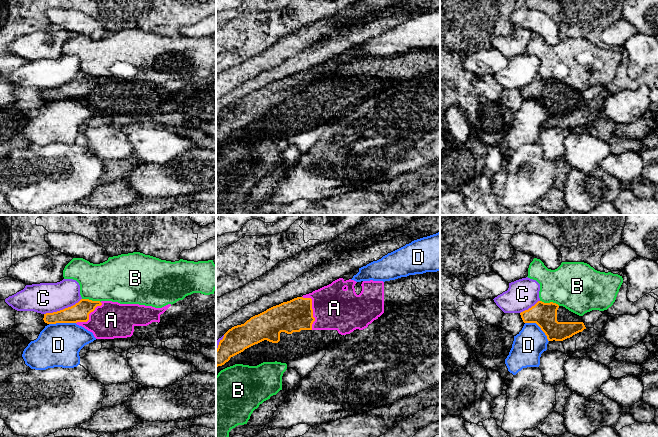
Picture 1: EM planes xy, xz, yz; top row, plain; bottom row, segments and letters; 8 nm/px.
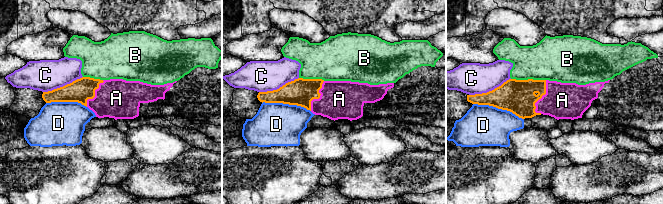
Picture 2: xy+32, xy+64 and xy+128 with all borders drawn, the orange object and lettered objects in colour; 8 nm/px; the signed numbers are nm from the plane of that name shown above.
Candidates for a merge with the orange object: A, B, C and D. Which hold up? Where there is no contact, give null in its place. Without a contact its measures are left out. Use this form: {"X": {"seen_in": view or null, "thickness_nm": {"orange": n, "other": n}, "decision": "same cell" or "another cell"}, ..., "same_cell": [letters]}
{"A": {"seen_in": "xz", "thickness_nm": {"orange": 260, "other": 360}, "decision": "same cell"}, "B": {"seen_in": "yz", "thickness_nm": {"orange": 190, "other": 380}, "decision": "another cell"}, "C": {"seen_in": "xy", "thickness_nm": {"orange": 150, "other": 240}, "decision": "another cell"}, "D": {"seen_in": "yz", "thickness_nm": {"orange": 190, "other": 240}, "decision": "another cell"}, "same_cell": ["A"]}

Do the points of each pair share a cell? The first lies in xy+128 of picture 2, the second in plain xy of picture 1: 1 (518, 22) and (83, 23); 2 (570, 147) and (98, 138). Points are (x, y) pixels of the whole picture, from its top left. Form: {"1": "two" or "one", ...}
{"1": "one", "2": "two"}

